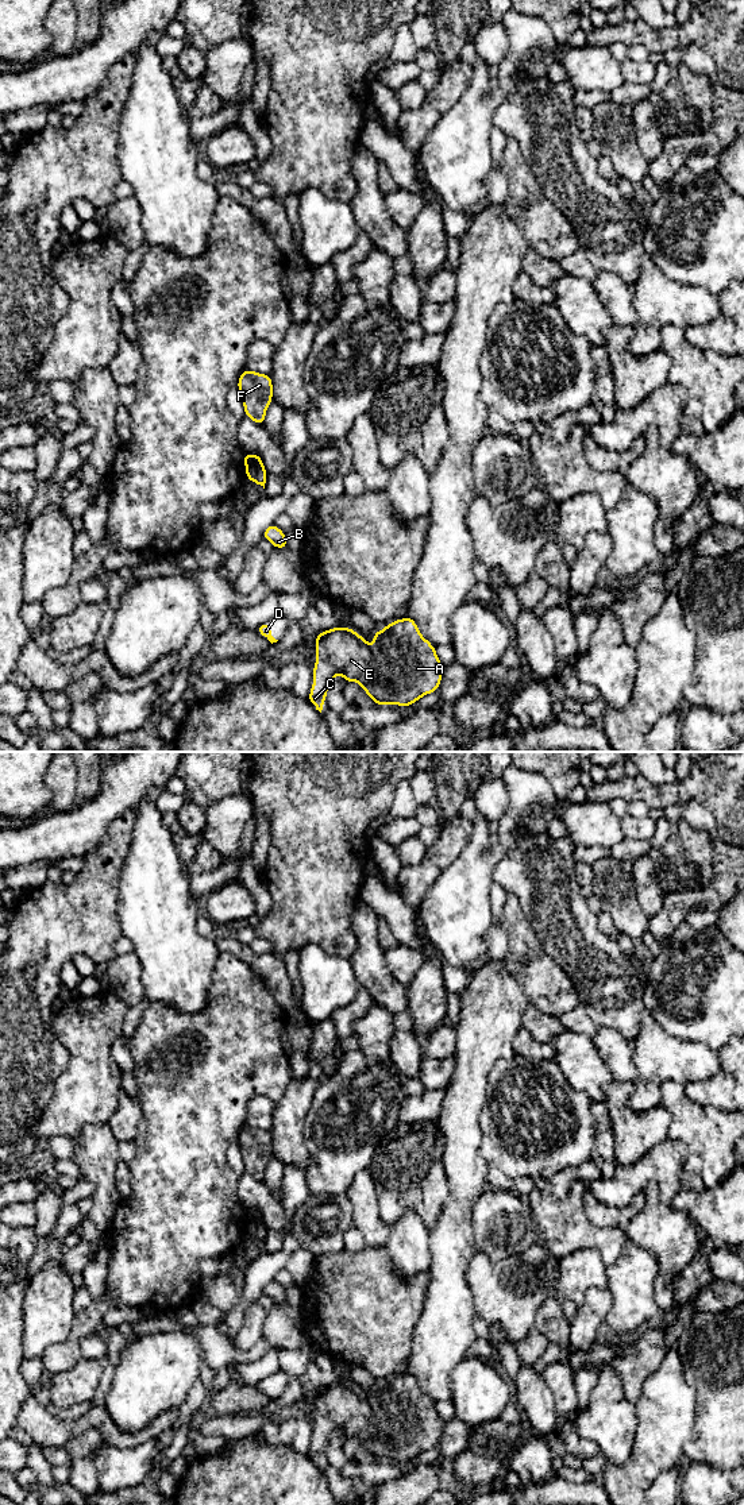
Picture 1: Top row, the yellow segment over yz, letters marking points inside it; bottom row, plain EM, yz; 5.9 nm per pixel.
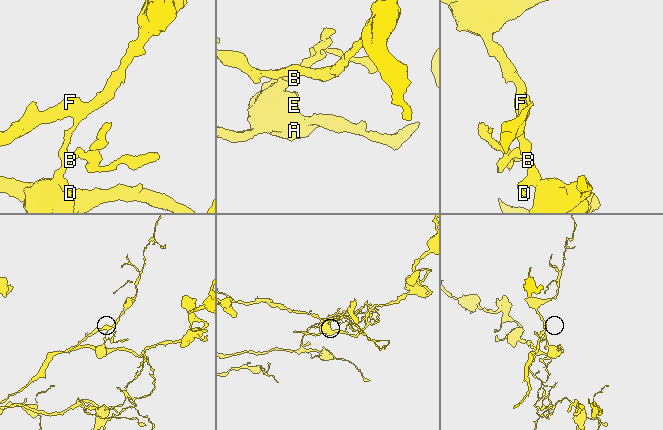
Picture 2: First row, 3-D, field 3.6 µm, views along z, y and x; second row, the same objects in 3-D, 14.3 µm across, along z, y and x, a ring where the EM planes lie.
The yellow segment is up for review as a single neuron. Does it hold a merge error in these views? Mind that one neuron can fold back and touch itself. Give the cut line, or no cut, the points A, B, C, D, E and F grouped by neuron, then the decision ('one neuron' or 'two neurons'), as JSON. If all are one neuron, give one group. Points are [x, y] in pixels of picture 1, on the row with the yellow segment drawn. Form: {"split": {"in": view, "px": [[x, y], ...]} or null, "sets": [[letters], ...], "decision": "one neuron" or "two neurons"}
{"split": {"in": "yz", "px": [[261, 462], [246, 466]]}, "sets": [["A", "B", "C", "D", "E"], ["F"]], "decision": "two neurons"}

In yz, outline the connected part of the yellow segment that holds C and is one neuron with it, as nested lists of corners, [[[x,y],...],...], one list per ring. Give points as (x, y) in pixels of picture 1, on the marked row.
[[[409,615],[389,622],[385,629],[377,630],[373,641],[374,649],[371,651],[367,638],[359,636],[354,629],[343,626],[320,632],[315,637],[316,663],[308,699],[316,710],[321,713],[329,683],[338,674],[344,676],[344,683],[358,682],[361,690],[365,690],[377,706],[410,707],[421,696],[439,690],[444,667],[435,647],[421,636],[416,621]]]

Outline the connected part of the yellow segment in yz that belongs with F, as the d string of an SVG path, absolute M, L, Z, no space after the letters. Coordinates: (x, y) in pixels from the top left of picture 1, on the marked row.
M246 368L236 383L244 406L244 416L257 425L263 425L267 406L273 401L271 377Z

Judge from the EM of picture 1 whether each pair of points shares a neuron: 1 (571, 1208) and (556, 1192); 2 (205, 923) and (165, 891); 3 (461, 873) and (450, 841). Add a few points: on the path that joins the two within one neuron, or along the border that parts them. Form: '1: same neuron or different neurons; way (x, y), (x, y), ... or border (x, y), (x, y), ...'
1: different neurons; border (550, 1195), (558, 1199)
2: different neurons; border (197, 917), (197, 932), (207, 938)
3: different neurons; border (473, 832), (471, 840), (434, 882)

